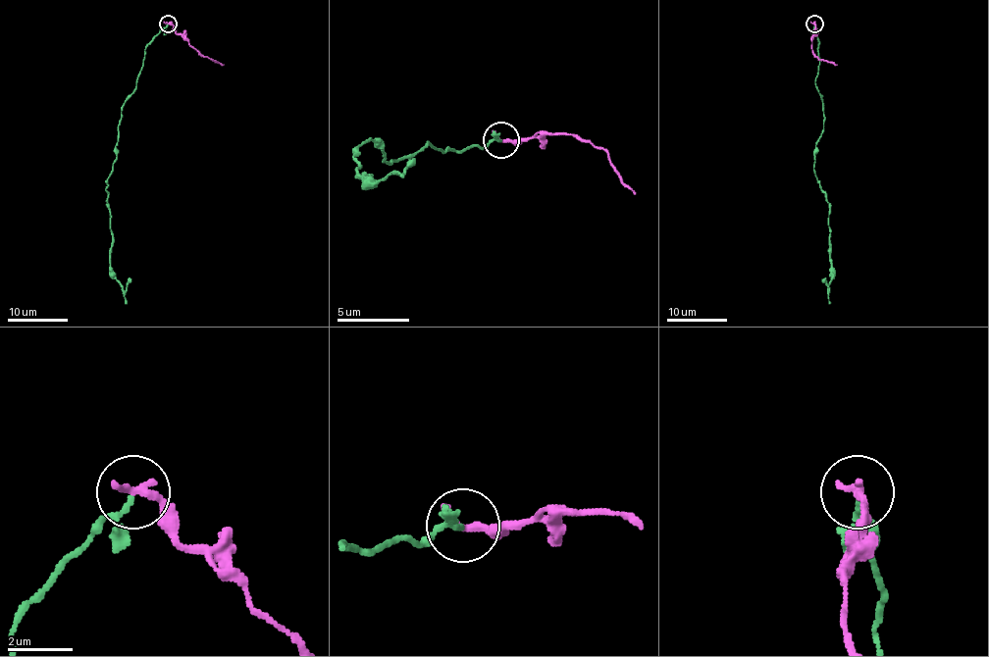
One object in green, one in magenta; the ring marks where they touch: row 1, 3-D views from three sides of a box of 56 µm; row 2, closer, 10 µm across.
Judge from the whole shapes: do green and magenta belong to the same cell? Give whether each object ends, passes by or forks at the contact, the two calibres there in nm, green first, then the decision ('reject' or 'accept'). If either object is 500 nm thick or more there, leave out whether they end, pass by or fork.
green passes by; magenta ends; calibres 110 and 320 nm; reject

